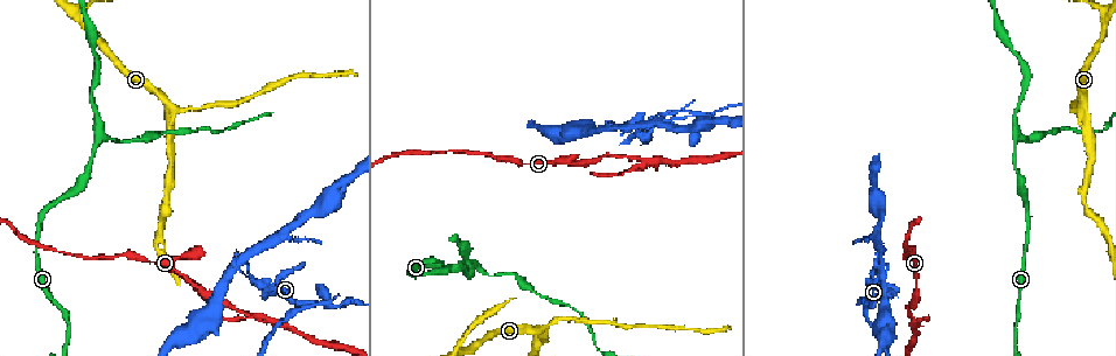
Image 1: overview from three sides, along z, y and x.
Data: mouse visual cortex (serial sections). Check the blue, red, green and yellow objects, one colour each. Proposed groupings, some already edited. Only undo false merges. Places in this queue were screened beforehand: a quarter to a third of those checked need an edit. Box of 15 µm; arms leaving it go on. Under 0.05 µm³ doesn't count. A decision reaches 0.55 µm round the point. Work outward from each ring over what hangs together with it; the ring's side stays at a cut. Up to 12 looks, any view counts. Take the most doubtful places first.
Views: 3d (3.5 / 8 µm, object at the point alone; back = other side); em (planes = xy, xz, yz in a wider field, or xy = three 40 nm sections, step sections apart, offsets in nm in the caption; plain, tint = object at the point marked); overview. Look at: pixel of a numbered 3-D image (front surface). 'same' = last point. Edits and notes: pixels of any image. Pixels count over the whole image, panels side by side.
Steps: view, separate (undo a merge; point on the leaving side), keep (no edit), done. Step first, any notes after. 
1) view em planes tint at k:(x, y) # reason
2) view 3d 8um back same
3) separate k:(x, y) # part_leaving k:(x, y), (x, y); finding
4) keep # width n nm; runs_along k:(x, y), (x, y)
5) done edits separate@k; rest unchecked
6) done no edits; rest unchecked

view 3d 8um at 1:(867, 301) # looks like a crossing

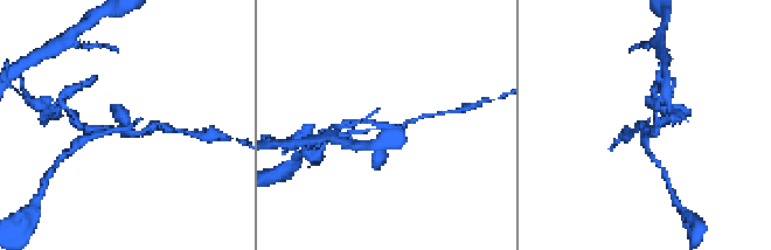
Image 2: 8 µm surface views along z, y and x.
view 3d 3.5um back at 2:(648, 129) # closer look

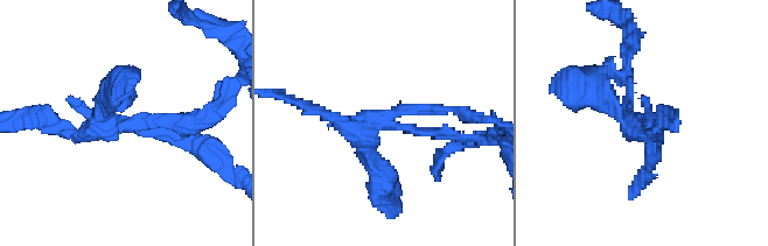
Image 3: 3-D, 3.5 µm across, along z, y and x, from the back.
view em xy step 5 tint at 3:(123, 128)

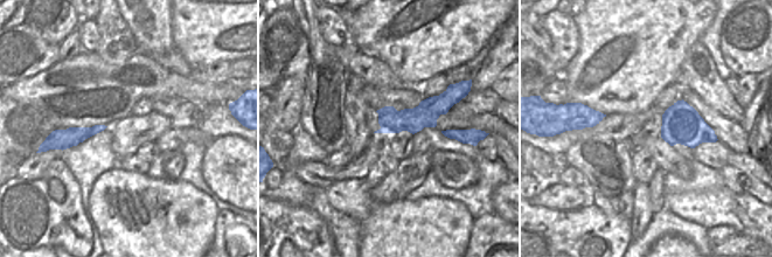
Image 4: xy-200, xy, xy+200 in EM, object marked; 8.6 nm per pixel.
keep # runs_along 3:(461, 138), (385, 122), (368, 134), (378, 176); all the same cell

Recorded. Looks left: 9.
view 3d 3.5um at 1:(881, 267) # narrows sharply

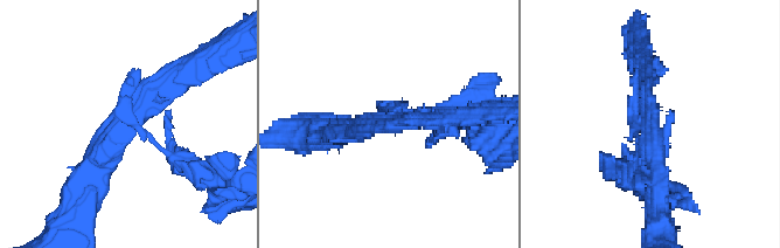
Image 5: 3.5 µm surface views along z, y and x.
keep # runs_along 5:(453, 108), (403, 108), (356, 131); all the same cell

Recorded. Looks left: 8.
view 3d 3.5um at 1:(914, 321) # a fork

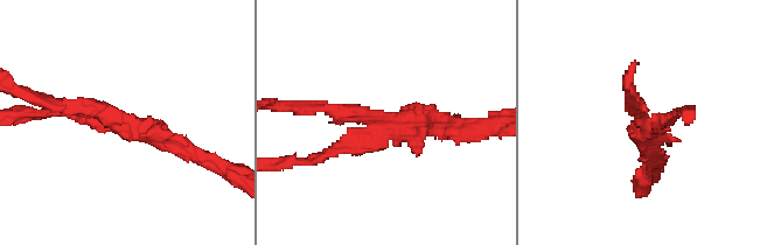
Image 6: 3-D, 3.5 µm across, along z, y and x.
view em planes tint at 6:(645, 126) # shape alone is not enough

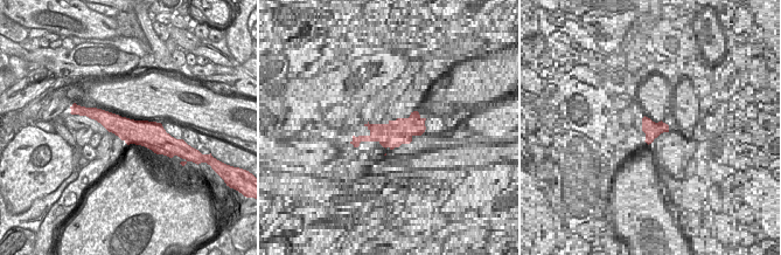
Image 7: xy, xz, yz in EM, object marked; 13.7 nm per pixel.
separate 6:(334, 151) # part_leaving 6:(375, 128), (288, 165); a second cell is stuck on

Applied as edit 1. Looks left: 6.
view 3d 3.5um back at 1:(545, 327) # three arms meet

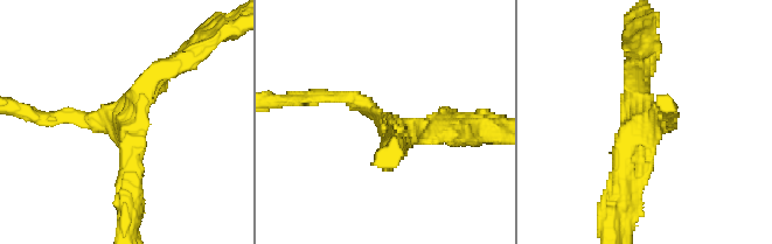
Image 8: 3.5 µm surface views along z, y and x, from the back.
view em xy step 1 tint at 8:(127, 116) # arms 3; arm_widths 200, 250, 300 nm

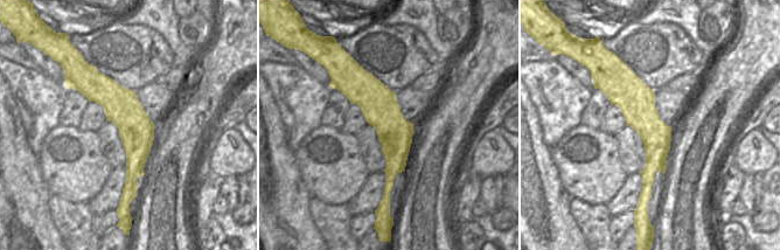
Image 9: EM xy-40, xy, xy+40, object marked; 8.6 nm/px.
keep # width 320 nm; runs_along 9:(627, 70), (653, 130), (646, 187); continuous, no second cell

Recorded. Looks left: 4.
view 3d 3.5um at 1:(476, 263) # branch point

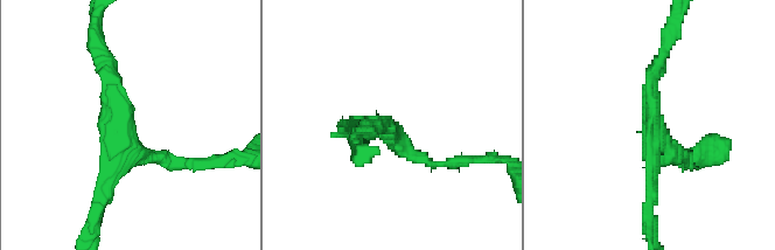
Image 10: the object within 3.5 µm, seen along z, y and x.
view em xy step 3 plain at 10:(386, 132) # arms 3; arm_widths 150, 150, 250 nm; now the EM

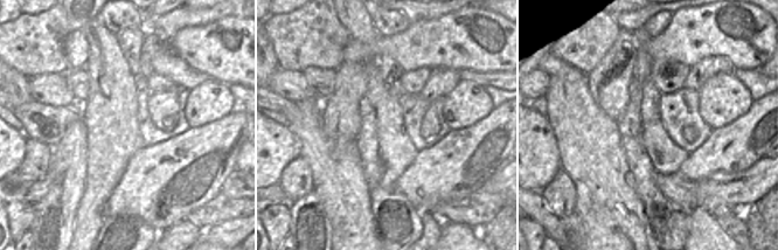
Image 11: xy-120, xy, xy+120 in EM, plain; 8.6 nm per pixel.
view em xy step 3 tint same

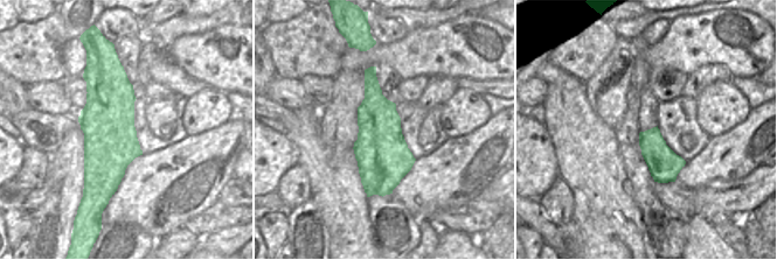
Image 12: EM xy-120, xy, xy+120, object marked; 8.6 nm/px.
keep # runs_along 10:(95, 215), (124, 144), (105, 68); continuous, no second cell

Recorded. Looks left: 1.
done edits separate@6; rest unchecked

